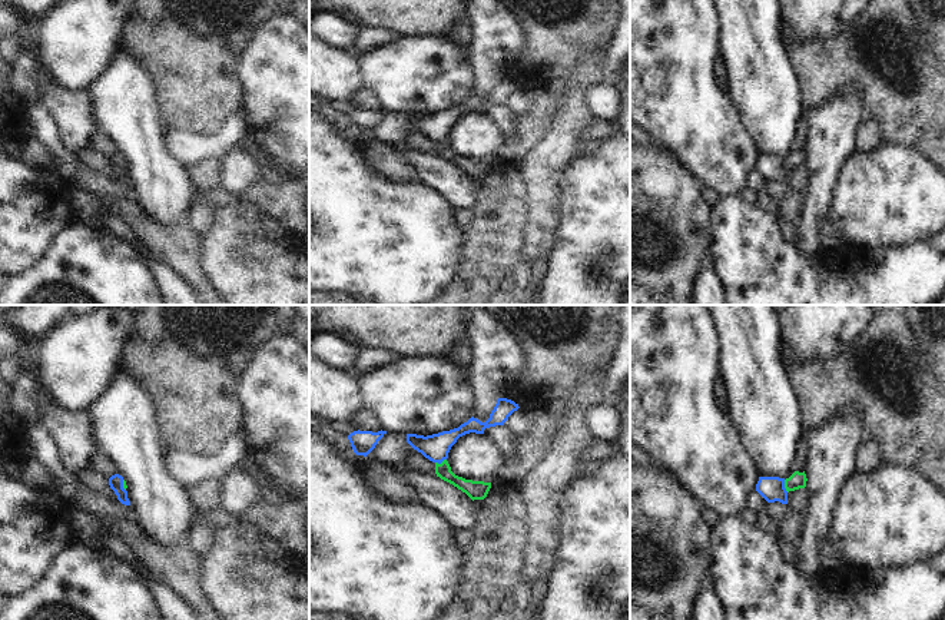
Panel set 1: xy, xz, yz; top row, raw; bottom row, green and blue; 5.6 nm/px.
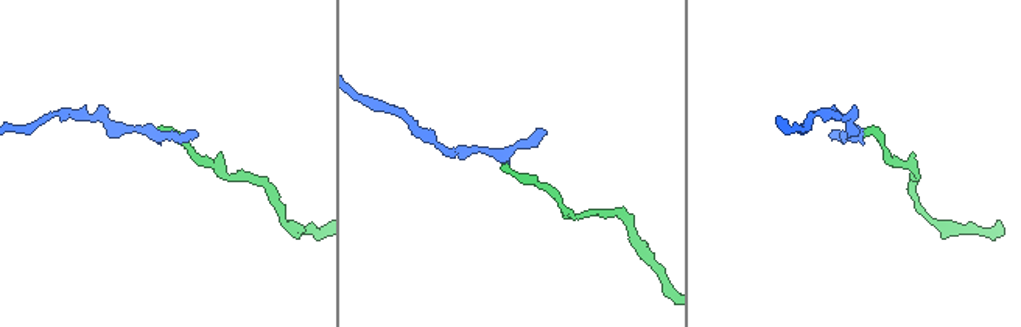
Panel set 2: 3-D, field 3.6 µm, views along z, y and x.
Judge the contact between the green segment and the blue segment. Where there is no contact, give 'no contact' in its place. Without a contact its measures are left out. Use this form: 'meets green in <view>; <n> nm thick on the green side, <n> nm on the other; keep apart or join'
meets green in yz; 100 nm thick on the green side, 140 nm on the other; join

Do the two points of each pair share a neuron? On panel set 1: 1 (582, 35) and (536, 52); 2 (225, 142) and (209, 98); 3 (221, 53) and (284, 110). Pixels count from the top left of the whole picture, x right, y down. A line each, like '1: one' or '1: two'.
1: one
2: two
3: two

